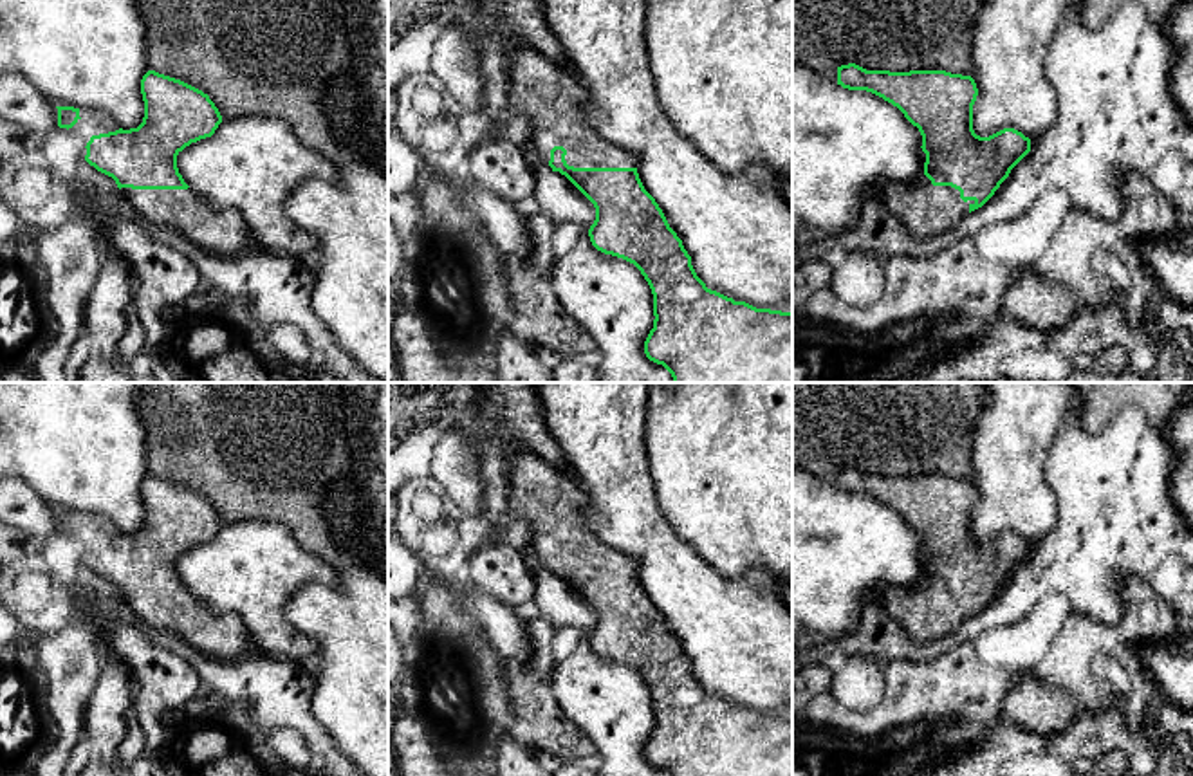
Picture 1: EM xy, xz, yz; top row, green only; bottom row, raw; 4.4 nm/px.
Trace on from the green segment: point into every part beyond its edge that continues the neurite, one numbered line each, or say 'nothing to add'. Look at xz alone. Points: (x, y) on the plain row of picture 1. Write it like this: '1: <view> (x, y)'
1: xz (551, 502)

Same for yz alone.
1: yz (926, 614)

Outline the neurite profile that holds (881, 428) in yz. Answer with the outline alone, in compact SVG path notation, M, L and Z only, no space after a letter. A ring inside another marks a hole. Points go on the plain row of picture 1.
M792 383L792 467L827 478L855 467L973 480L973 426L984 399L980 383Z

